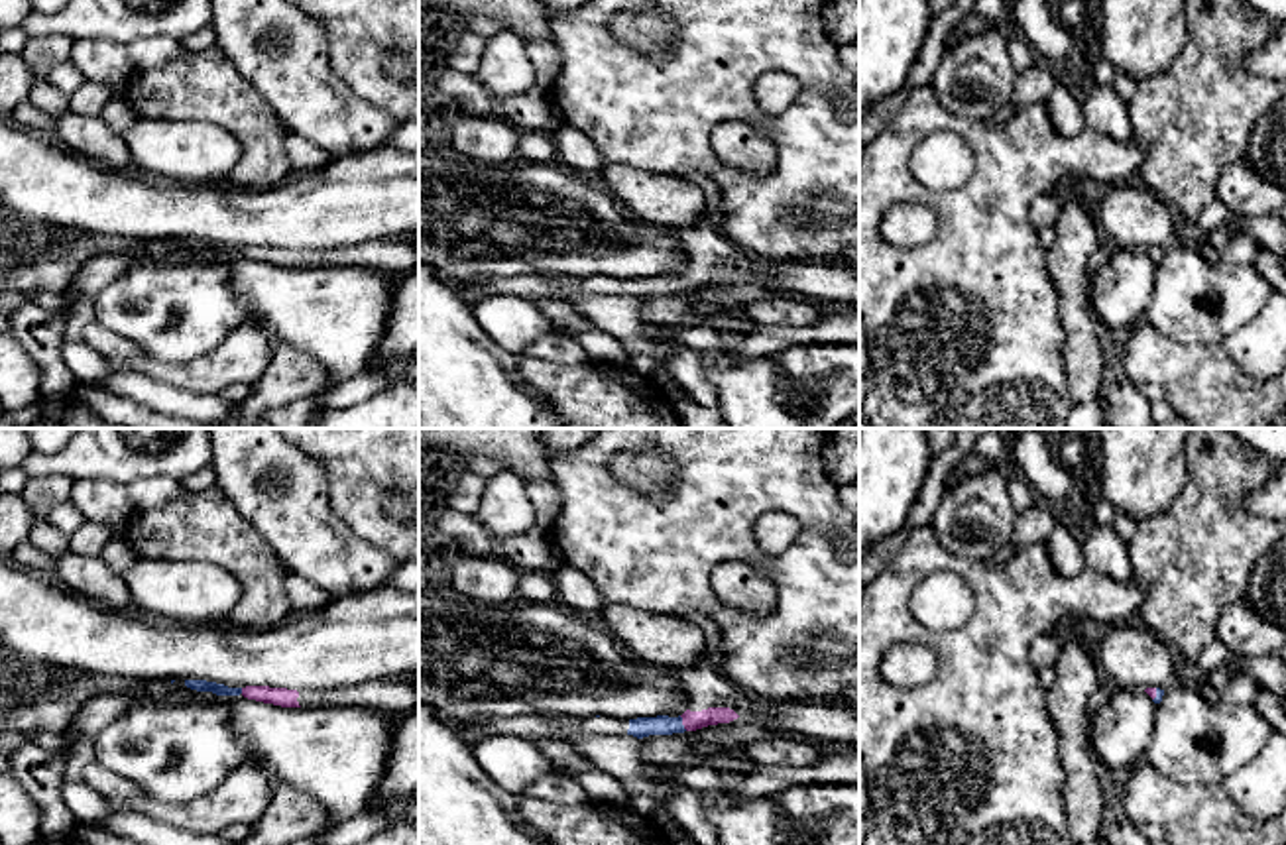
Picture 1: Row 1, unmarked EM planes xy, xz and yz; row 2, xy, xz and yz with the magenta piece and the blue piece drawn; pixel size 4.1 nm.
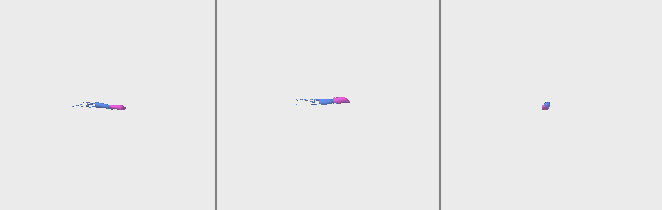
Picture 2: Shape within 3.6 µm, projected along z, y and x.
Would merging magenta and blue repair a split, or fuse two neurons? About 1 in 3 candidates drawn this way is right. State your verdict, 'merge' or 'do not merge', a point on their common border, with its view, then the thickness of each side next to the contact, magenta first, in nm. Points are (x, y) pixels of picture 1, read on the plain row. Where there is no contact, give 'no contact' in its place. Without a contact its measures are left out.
merge | xz (683, 283) | 80/90 nm

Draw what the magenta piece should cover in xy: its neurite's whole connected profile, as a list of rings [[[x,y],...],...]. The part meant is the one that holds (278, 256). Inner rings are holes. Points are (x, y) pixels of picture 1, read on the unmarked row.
[[[413,238],[368,240],[346,248],[305,252],[269,246],[228,248],[206,240],[185,240],[185,246],[197,252],[212,252],[216,255],[242,254],[248,259],[281,267],[370,267],[397,277],[419,267],[419,242]]]

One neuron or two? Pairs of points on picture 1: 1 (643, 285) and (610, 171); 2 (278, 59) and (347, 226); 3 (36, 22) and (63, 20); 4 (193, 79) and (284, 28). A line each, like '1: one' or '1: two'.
1: two
2: two
3: one
4: two

